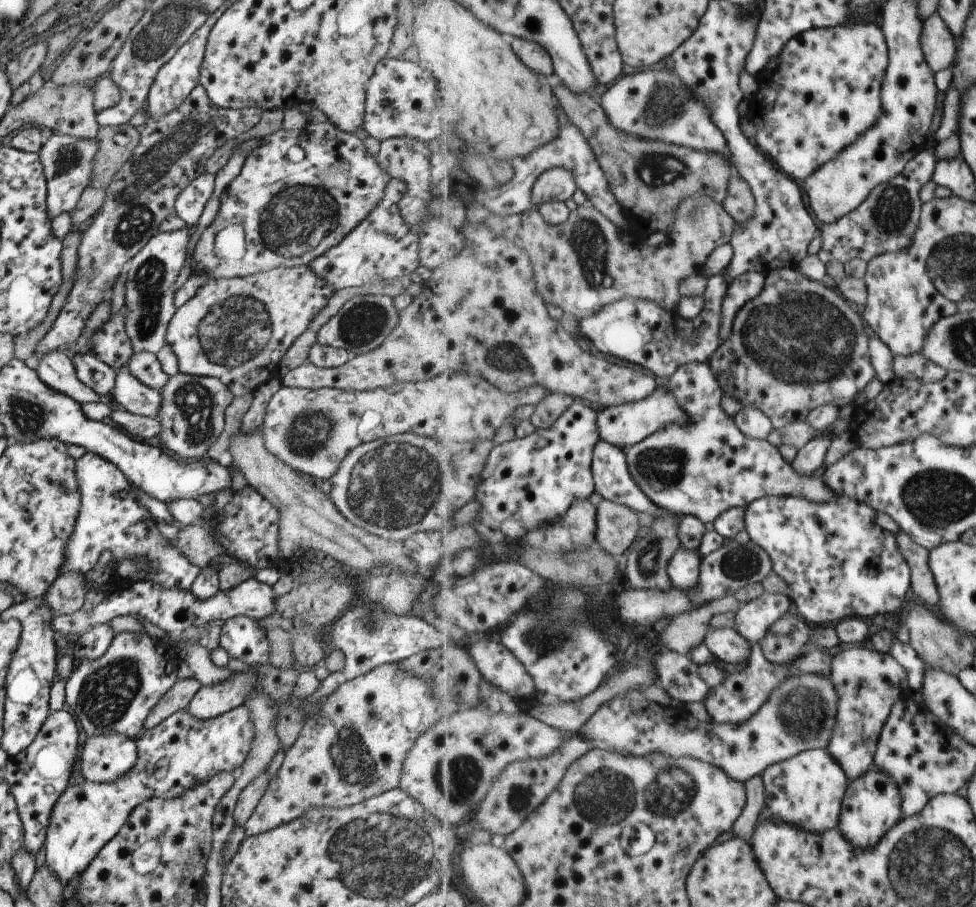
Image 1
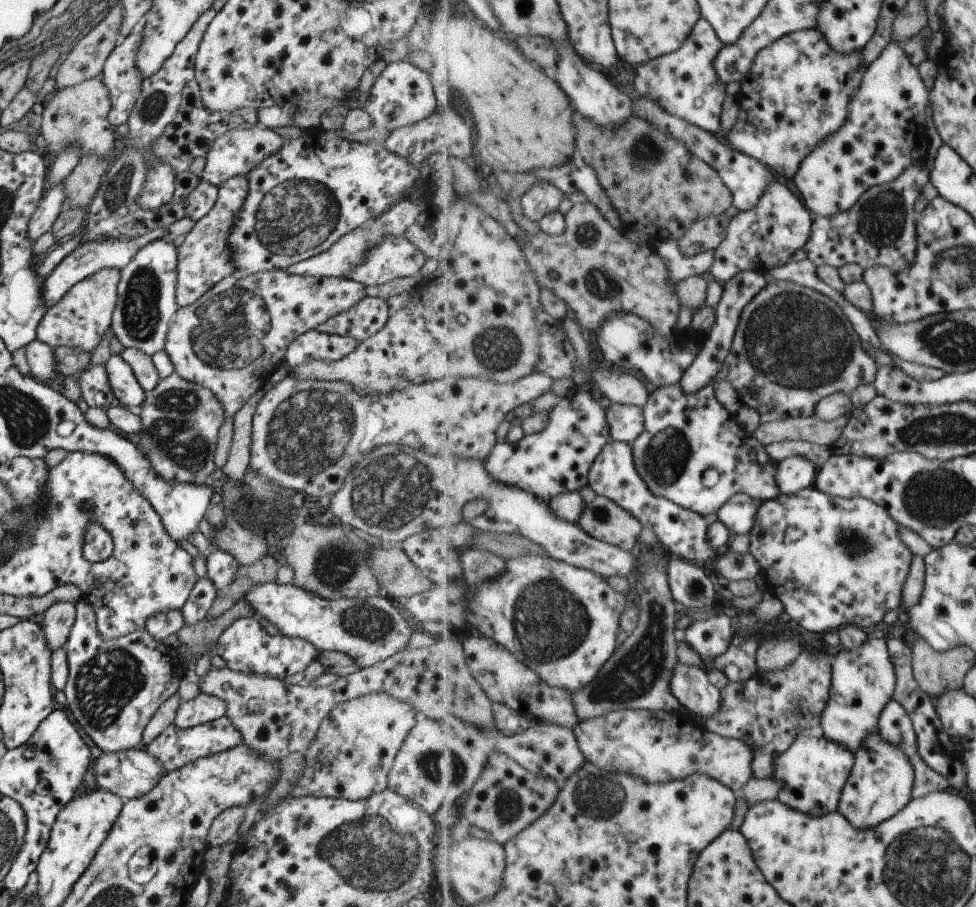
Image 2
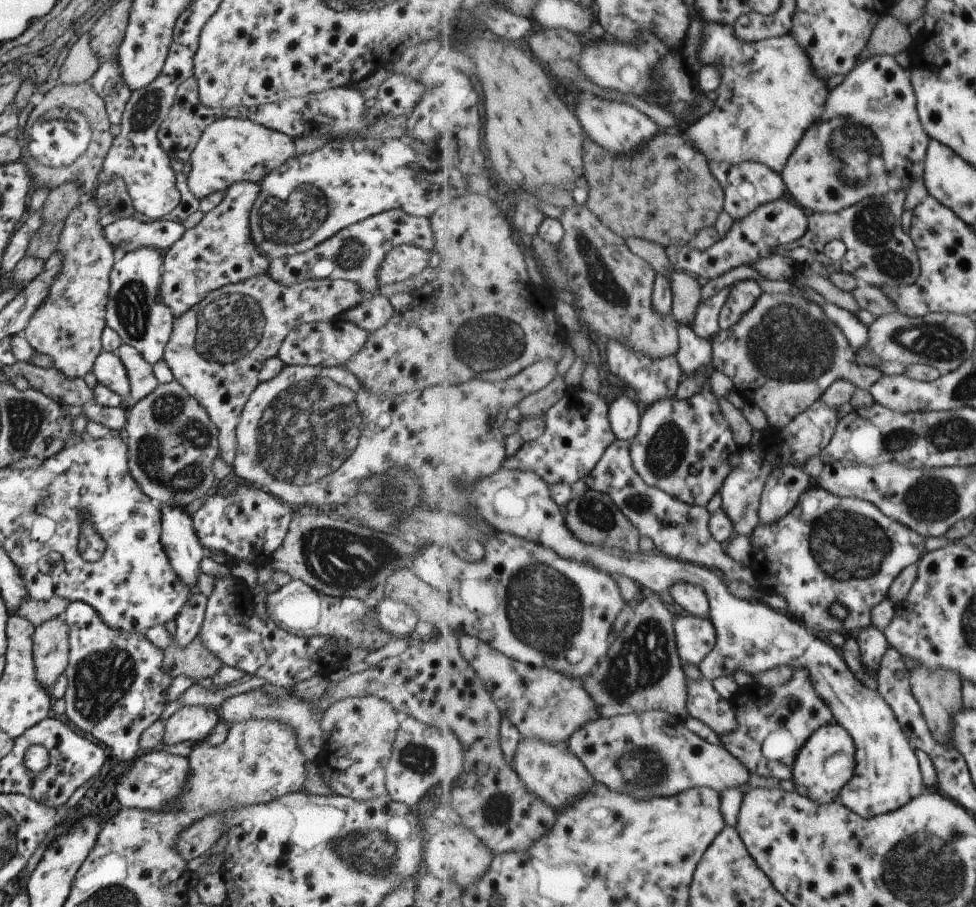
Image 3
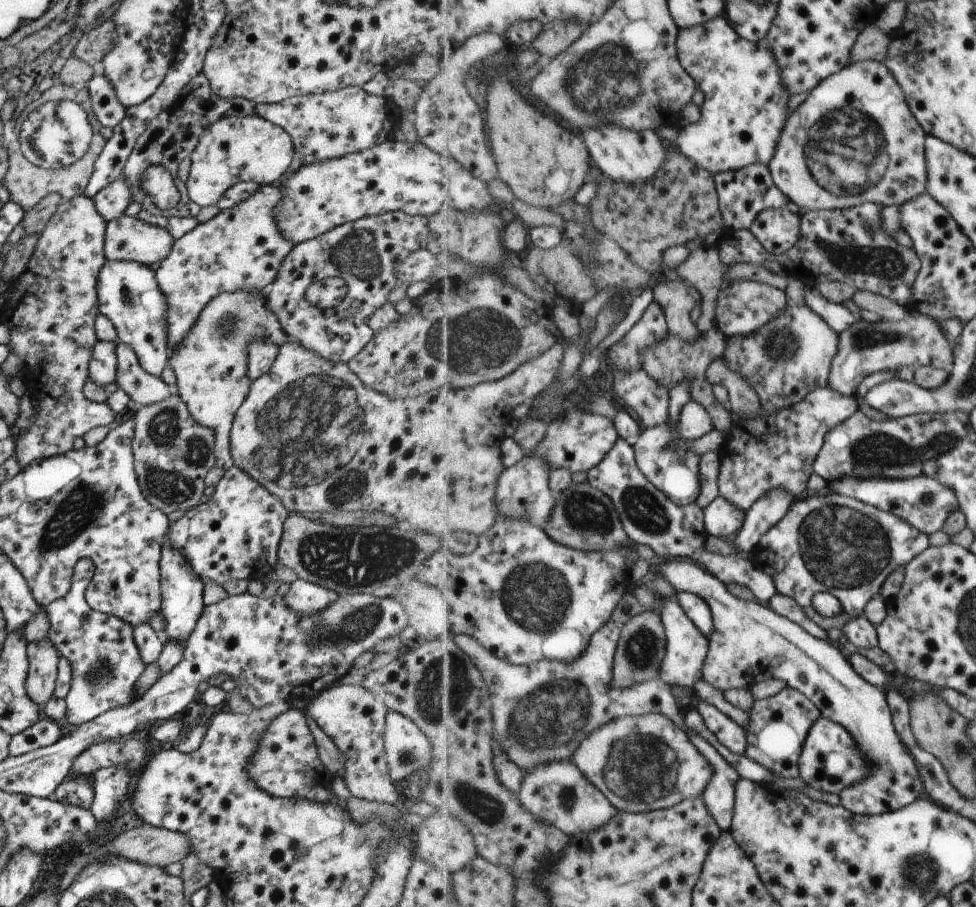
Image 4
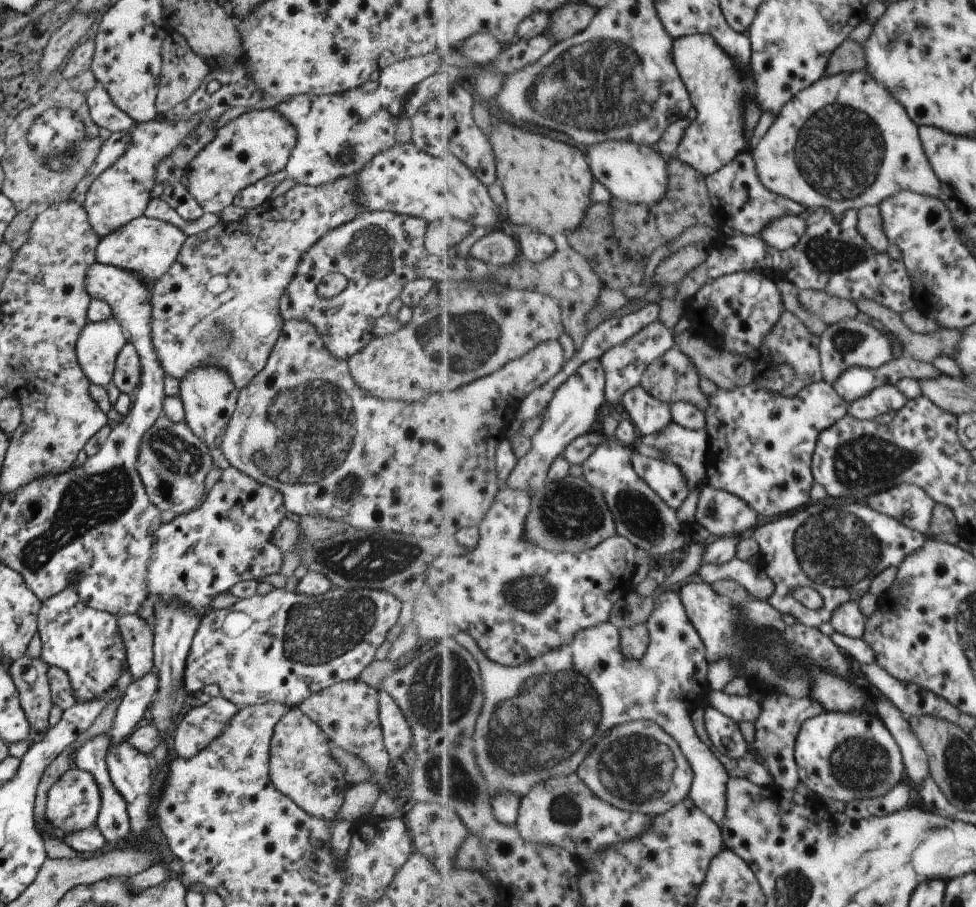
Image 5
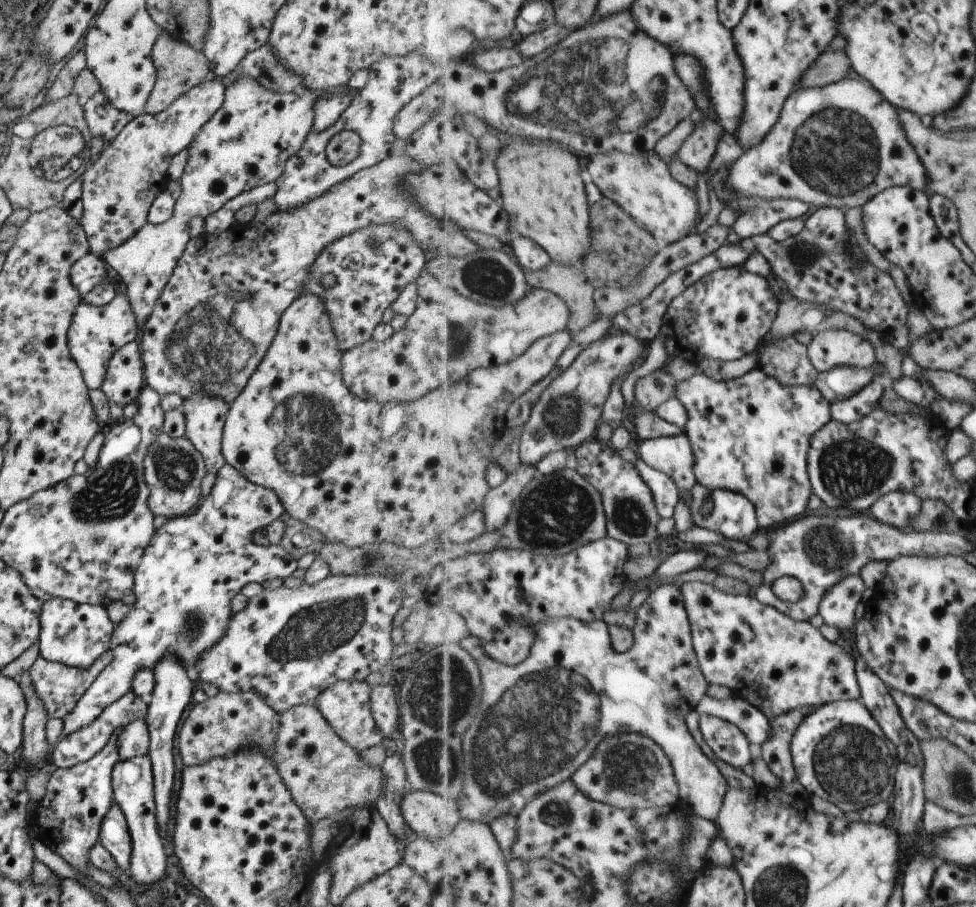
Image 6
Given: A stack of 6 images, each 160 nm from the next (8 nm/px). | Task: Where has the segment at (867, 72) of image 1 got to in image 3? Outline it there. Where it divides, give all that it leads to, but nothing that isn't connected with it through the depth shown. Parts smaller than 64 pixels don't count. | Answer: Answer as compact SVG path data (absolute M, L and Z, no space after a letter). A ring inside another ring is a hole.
M707 23L703 38L706 43L700 47L698 55L704 66L718 64L722 72L722 85L717 90L719 96L715 106L703 118L686 127L683 133L709 162L711 159L735 164L758 162L783 174L805 133L826 113L833 90L829 88L828 78L818 75L805 47L791 34L746 43L736 36L733 25Z

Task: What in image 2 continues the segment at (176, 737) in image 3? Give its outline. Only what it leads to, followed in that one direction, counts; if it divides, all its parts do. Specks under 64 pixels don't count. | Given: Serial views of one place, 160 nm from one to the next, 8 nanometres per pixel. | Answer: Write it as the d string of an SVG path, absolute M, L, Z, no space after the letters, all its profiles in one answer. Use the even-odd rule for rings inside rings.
M206 693L197 694L193 700L182 702L175 712L172 725L179 730L193 728L212 722L224 716L225 704L223 700Z

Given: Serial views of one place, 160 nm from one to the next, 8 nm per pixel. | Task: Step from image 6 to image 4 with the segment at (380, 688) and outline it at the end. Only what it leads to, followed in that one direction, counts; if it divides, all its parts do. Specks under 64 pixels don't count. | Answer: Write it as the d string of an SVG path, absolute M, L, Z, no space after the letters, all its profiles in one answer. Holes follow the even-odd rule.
M386 711L384 757L394 786L409 774L423 774L427 770L432 762L432 744L411 719Z

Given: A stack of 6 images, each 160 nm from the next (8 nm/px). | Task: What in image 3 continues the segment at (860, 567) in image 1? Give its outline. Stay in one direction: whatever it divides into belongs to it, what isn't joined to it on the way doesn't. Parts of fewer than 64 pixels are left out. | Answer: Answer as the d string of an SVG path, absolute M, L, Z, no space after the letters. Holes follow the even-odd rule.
M812 485L799 499L797 506L783 518L770 525L759 524L751 536L753 543L753 560L749 569L753 575L754 585L766 594L782 596L788 603L788 613L801 620L807 629L817 635L826 636L830 633L840 632L852 636L873 624L872 610L889 598L892 584L908 566L919 562L925 554L925 538L904 523L886 515L880 507L872 502L859 500L857 497L843 497L829 492L824 487ZM833 511L850 512L870 518L882 526L891 538L891 552L883 562L879 574L867 580L835 580L827 572L833 570L827 562L819 562L815 558L815 550L821 546L827 530L813 530L815 521L825 513ZM835 603L842 604L849 611L845 620L835 618L831 607Z

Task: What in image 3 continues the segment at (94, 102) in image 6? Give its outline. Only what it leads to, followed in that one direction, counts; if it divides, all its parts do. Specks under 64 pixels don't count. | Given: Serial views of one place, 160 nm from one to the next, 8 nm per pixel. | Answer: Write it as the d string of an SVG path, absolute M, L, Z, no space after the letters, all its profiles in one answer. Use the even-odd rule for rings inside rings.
M117 56L101 63L91 76L90 85L104 102L111 124L119 124L125 103L130 97L130 88L124 83Z

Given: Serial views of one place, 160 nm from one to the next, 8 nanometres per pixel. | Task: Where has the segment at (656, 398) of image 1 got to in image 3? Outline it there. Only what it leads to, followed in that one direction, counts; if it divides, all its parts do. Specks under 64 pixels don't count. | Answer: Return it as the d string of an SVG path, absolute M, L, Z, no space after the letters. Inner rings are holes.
M619 394L610 403L612 429L621 440L631 442L639 434L641 417L639 406L631 398Z

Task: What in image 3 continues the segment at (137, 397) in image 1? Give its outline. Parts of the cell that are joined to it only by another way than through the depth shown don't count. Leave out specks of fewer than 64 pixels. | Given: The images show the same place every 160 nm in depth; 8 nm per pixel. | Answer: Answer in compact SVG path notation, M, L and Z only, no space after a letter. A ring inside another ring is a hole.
M101 350L93 361L91 370L97 383L106 386L126 402L130 384L125 367L122 366L122 362L116 353Z

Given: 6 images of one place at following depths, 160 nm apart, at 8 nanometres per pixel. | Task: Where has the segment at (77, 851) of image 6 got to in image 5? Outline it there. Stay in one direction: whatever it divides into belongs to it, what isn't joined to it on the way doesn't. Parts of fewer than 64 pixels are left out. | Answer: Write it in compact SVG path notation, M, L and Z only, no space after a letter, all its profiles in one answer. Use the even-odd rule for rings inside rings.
M153 668L141 678L131 680L117 705L113 726L108 732L111 734L109 744L114 745L126 740L131 728L155 699L157 681L158 676ZM70 767L53 782L47 790L45 800L44 818L58 830L56 836L59 838L63 833L95 827L94 822L100 805L99 789L93 776L86 770Z

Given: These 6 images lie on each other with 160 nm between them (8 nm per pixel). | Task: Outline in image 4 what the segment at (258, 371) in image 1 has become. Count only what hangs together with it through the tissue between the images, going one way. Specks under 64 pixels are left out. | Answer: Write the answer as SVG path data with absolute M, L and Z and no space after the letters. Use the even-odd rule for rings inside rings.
M339 277L313 281L304 292L304 299L318 309L332 309L346 297L346 284ZM234 290L233 292L222 292L214 296L201 309L200 315L191 326L190 331L174 346L174 349L167 359L167 365L174 372L174 391L185 403L188 413L198 425L211 429L214 434L214 466L227 470L233 467L228 434L237 408L249 387L252 380L248 377L247 353L250 343L267 342L280 347L286 342L287 336L277 320L276 314L269 308L266 302L266 294L255 291Z

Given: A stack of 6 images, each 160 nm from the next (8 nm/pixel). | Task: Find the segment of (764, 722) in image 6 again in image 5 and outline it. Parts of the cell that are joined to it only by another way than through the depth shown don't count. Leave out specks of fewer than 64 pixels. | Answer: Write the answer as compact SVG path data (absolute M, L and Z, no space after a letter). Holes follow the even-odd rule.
M710 690L709 704L738 723L741 721L755 722L762 711L761 701L754 699L750 694L738 696Z

